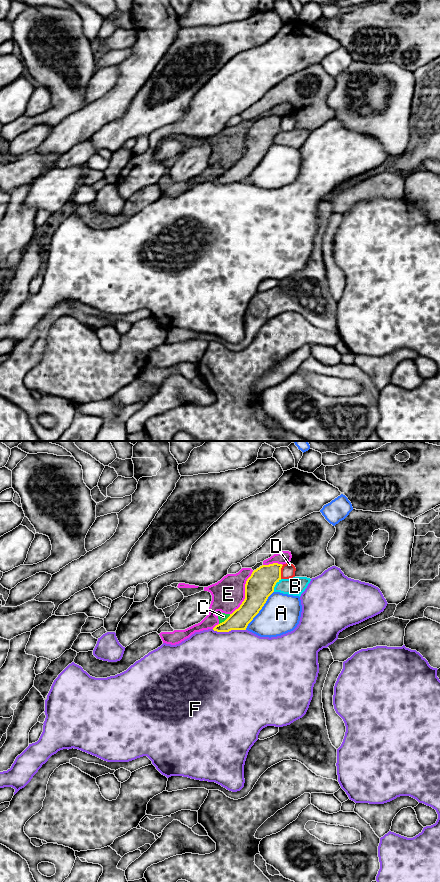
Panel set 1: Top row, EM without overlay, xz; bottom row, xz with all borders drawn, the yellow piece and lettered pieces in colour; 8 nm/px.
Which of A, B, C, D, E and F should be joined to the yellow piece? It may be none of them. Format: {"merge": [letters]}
{"merge": []}

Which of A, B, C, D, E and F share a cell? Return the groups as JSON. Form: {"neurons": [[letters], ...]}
{"neurons": [["A"], ["B"], ["C", "E"], ["D"], ["F"]]}

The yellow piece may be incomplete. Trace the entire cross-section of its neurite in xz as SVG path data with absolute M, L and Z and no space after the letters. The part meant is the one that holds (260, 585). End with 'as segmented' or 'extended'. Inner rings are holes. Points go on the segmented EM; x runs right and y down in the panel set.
M282 564L262 565L254 570L245 584L245 599L238 609L213 630L229 632L231 630L246 630L248 624L259 613L268 597L274 592L274 587L281 580Z | as segmented

